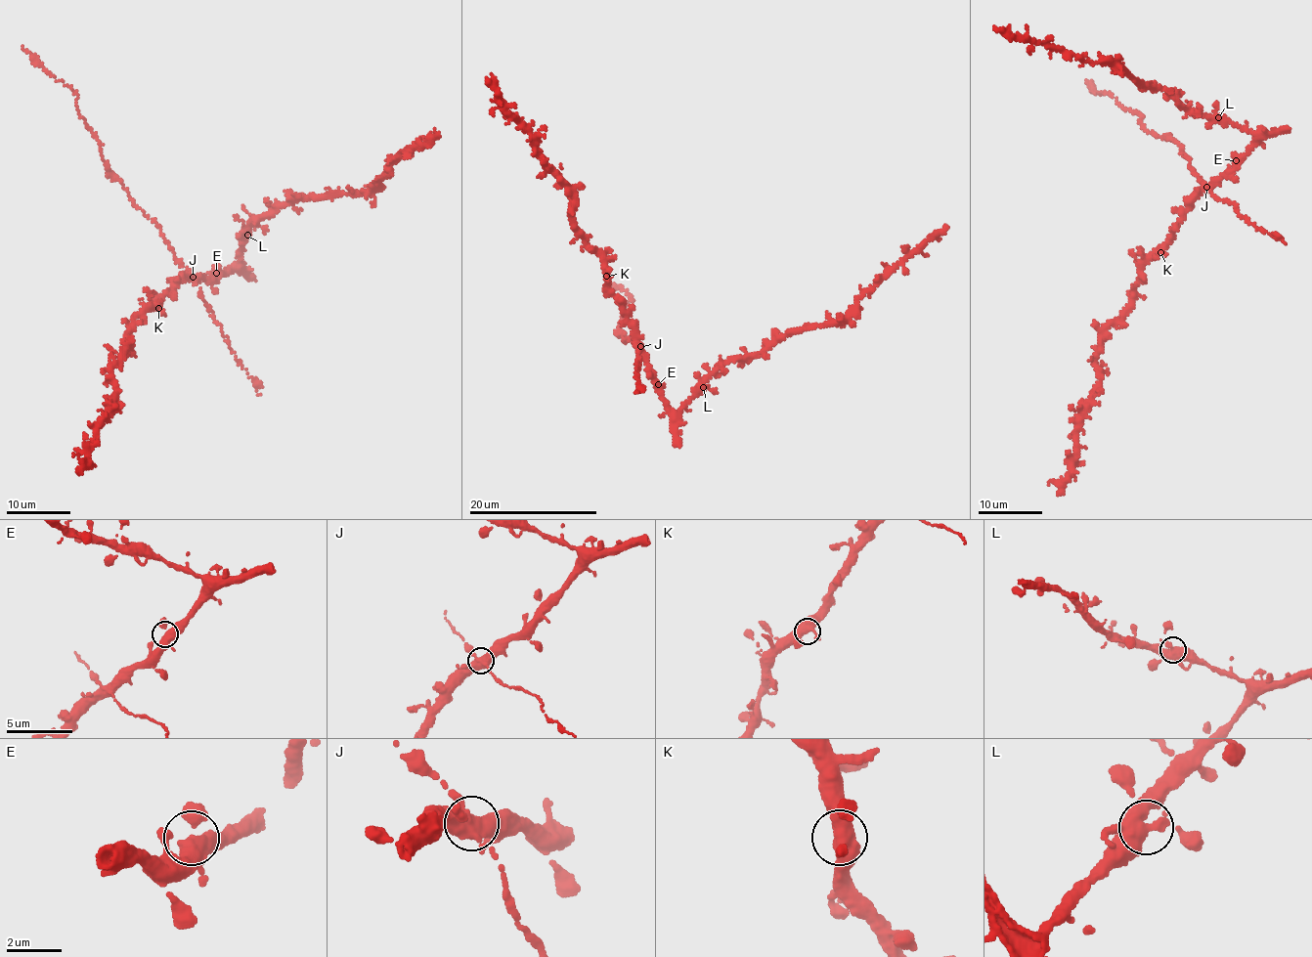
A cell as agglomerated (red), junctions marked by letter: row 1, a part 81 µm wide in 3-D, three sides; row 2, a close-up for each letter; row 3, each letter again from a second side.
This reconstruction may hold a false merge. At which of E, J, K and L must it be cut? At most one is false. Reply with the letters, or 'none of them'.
none of them

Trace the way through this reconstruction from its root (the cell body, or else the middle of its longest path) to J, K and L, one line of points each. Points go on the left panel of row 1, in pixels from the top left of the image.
J: (206, 282), (200, 275), (193, 277)
K: (206, 282), (200, 275), (187, 276), (159, 299), (158, 308)
L: (206, 282), (237, 263), (247, 235)

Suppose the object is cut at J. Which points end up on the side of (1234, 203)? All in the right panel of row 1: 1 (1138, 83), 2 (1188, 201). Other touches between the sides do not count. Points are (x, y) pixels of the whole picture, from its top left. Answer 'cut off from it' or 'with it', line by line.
1: cut off from it
2: cut off from it

